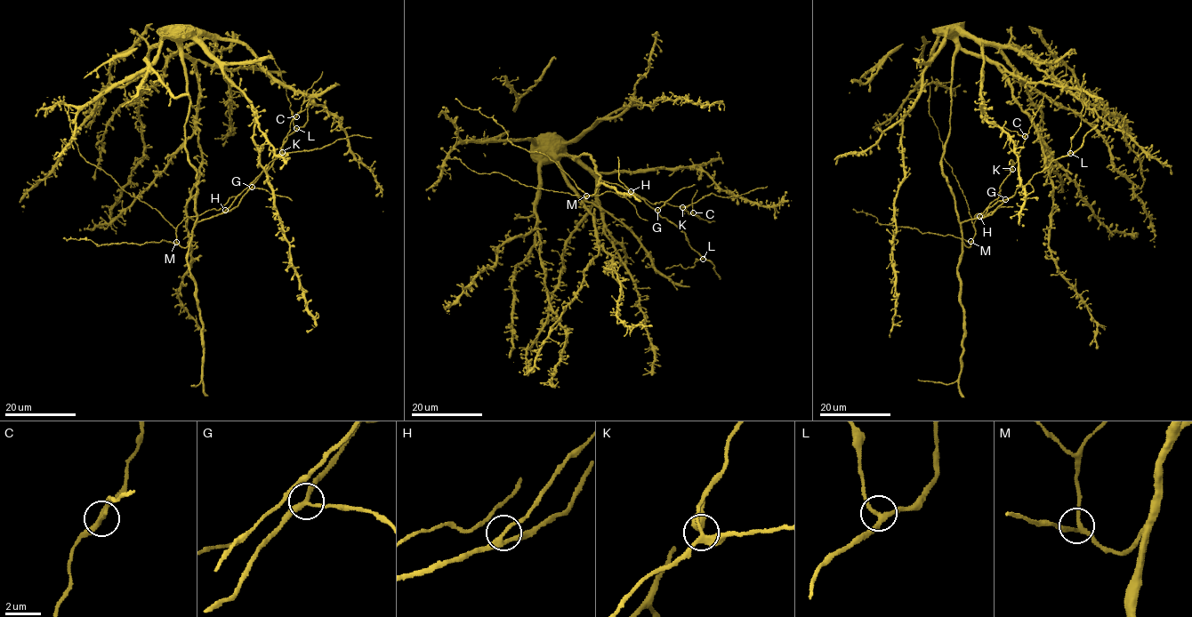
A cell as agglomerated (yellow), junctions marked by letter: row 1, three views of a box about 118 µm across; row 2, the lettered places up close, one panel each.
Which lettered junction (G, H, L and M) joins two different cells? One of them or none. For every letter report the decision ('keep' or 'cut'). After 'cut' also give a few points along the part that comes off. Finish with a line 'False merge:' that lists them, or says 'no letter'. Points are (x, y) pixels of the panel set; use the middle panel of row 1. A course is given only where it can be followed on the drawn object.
G: keep
H: keep
L: keep
M: keep
False merge: no letter

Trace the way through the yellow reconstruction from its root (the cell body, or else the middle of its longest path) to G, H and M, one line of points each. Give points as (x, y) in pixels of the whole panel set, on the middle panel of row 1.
G: (559, 155), (559, 157), (574, 156), (575, 161), (582, 155), (589, 155), (603, 180), (631, 190), (657, 210)
H: (559, 155), (559, 157), (574, 156), (575, 161), (582, 155), (589, 155), (603, 180), (631, 191)
M: (559, 155), (574, 156), (575, 161), (589, 155), (593, 160), (600, 184), (594, 194), (586, 196)

